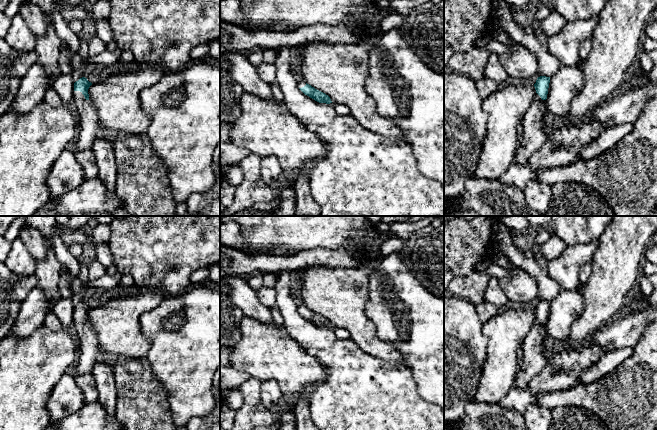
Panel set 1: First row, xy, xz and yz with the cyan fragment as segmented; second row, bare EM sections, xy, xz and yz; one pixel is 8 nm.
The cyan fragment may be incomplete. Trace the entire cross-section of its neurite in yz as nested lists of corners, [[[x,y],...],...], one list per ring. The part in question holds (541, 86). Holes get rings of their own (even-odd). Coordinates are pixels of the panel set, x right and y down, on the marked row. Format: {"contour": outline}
{"contour": [[[540,76],[534,84],[536,95],[523,117],[523,135],[519,141],[514,163],[525,165],[531,155],[539,150],[547,139],[548,133],[544,122],[549,83],[550,77]]]}

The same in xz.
{"contour": [[[302,78],[298,81],[298,87],[305,95],[309,96],[319,103],[332,103],[328,95],[307,84]]]}

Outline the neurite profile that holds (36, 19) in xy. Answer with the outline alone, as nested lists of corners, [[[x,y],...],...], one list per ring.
[[[25,1],[19,9],[19,14],[25,20],[26,25],[36,39],[43,37],[47,33],[50,21],[45,12],[37,5]]]

